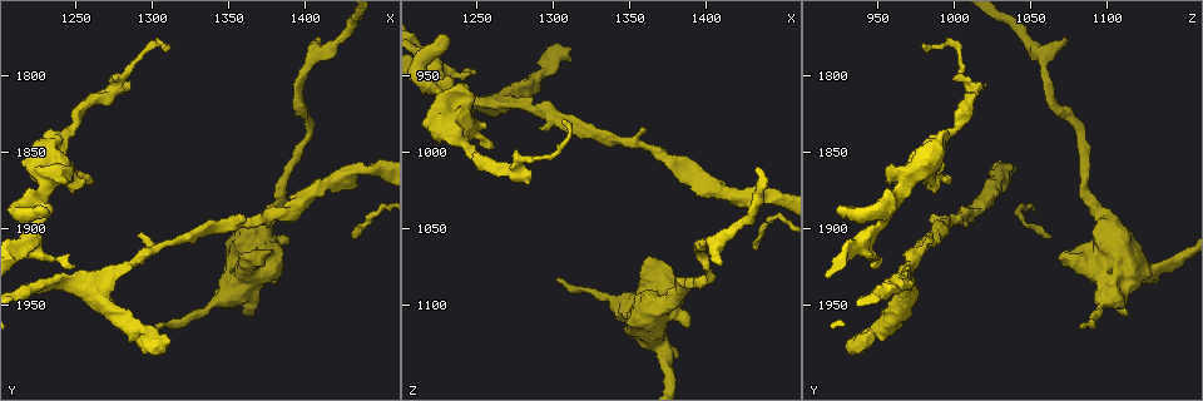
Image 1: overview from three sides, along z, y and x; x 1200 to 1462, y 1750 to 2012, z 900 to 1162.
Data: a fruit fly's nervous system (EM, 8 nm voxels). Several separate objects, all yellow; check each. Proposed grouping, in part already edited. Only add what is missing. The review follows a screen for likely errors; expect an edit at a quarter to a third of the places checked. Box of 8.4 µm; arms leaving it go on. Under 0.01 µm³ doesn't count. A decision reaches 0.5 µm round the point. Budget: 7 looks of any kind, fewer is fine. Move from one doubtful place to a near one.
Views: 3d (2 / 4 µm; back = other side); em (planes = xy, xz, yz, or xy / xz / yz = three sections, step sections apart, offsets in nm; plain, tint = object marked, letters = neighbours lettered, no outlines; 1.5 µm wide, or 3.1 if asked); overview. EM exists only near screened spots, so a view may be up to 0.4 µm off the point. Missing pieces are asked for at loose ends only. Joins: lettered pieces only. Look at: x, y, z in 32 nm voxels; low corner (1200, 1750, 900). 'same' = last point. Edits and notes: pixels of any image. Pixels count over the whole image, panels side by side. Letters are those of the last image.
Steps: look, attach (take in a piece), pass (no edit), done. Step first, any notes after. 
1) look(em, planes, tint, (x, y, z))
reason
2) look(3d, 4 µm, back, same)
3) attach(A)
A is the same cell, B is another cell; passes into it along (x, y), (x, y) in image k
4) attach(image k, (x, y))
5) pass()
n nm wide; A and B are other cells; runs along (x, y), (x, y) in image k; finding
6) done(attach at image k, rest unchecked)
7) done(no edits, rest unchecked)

look(em, xy, step 4, tint, (1392, 1908, 1112))
an open end

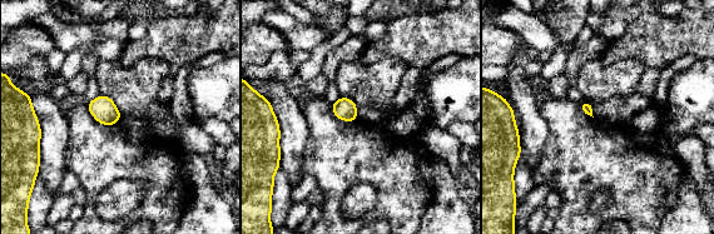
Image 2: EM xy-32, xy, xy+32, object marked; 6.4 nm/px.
look(em, planes, letters, same)
another direction

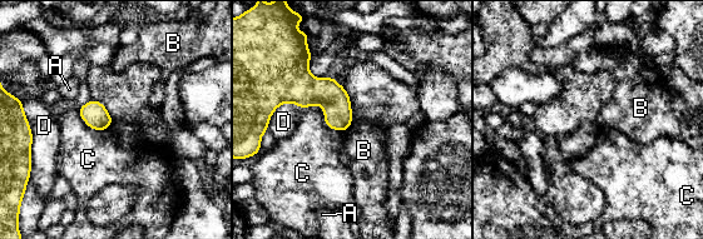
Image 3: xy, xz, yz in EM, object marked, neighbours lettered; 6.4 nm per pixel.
pass()
A, B, C and D are other cells; border along (352, 122), (343, 132) in image 3; none of them fits

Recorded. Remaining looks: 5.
look(em, planes, plain, (1410, 1778, 1072))
an open end

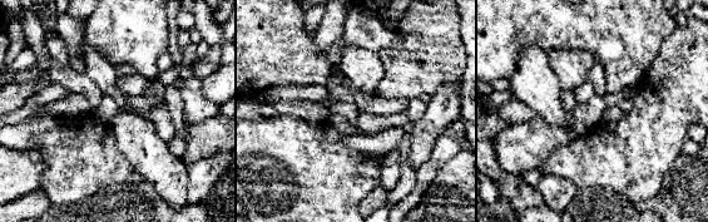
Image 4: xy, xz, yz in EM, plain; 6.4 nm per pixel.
look(em, planes, letters, same)
what lies round it

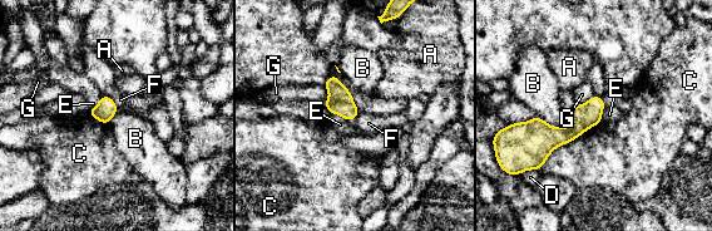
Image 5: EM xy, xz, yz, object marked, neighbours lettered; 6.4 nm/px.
pass()
C touches over 500 nm; A, B, C, D, E, F and G are other cells; border along (538, 116), (552, 126), (570, 124) in image 5; none of them fits

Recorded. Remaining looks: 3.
look(3d, 4 µm, (1368, 1958, 1114))
stops while still wide

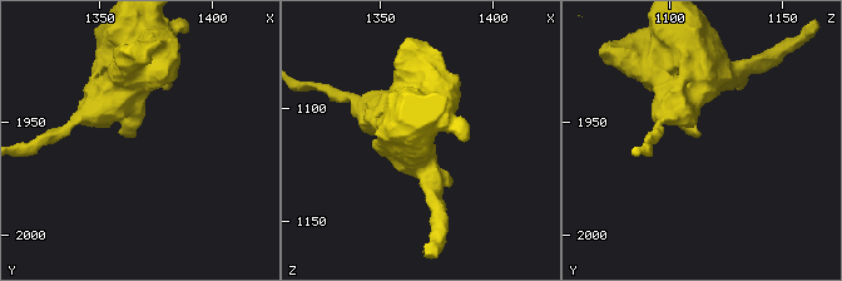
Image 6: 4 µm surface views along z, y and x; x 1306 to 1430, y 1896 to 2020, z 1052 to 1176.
look(em, yz, step 8, letters, (1365, 1955, 1113))

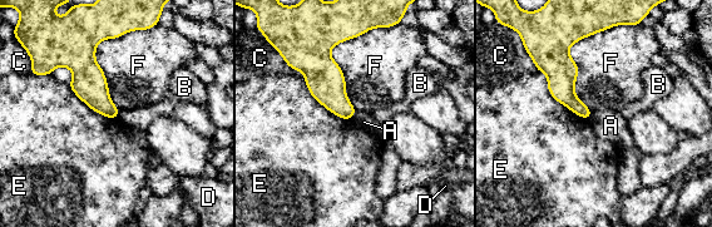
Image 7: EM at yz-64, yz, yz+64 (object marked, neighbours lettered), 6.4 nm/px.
look(em, planes, letters, same)
another direction

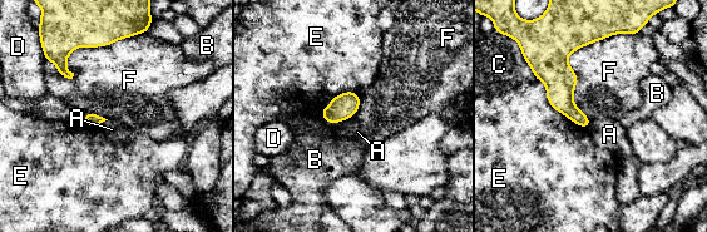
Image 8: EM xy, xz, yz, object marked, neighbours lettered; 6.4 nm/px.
pass()
F touches over 600 nm; A, B, C, D, E and F are other cells; border along (614, 34), (568, 57), (591, 122) in image 8; no lettered piece goes on from it

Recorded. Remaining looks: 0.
done(no edits, rest unchecked)

